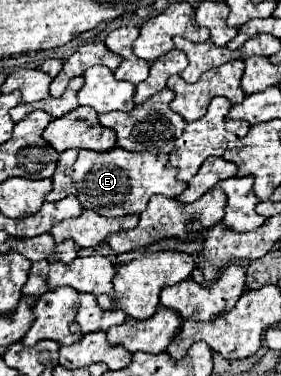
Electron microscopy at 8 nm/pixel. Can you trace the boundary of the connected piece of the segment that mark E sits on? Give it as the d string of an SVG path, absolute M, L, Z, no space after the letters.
M112 147L104 153L82 149L78 151L78 159L68 173L76 185L76 197L84 209L92 209L104 217L122 217L140 215L150 197L156 193L164 197L176 197L188 187L176 179L178 169L170 167L168 162L169 155L164 153L132 152L122 147Z

